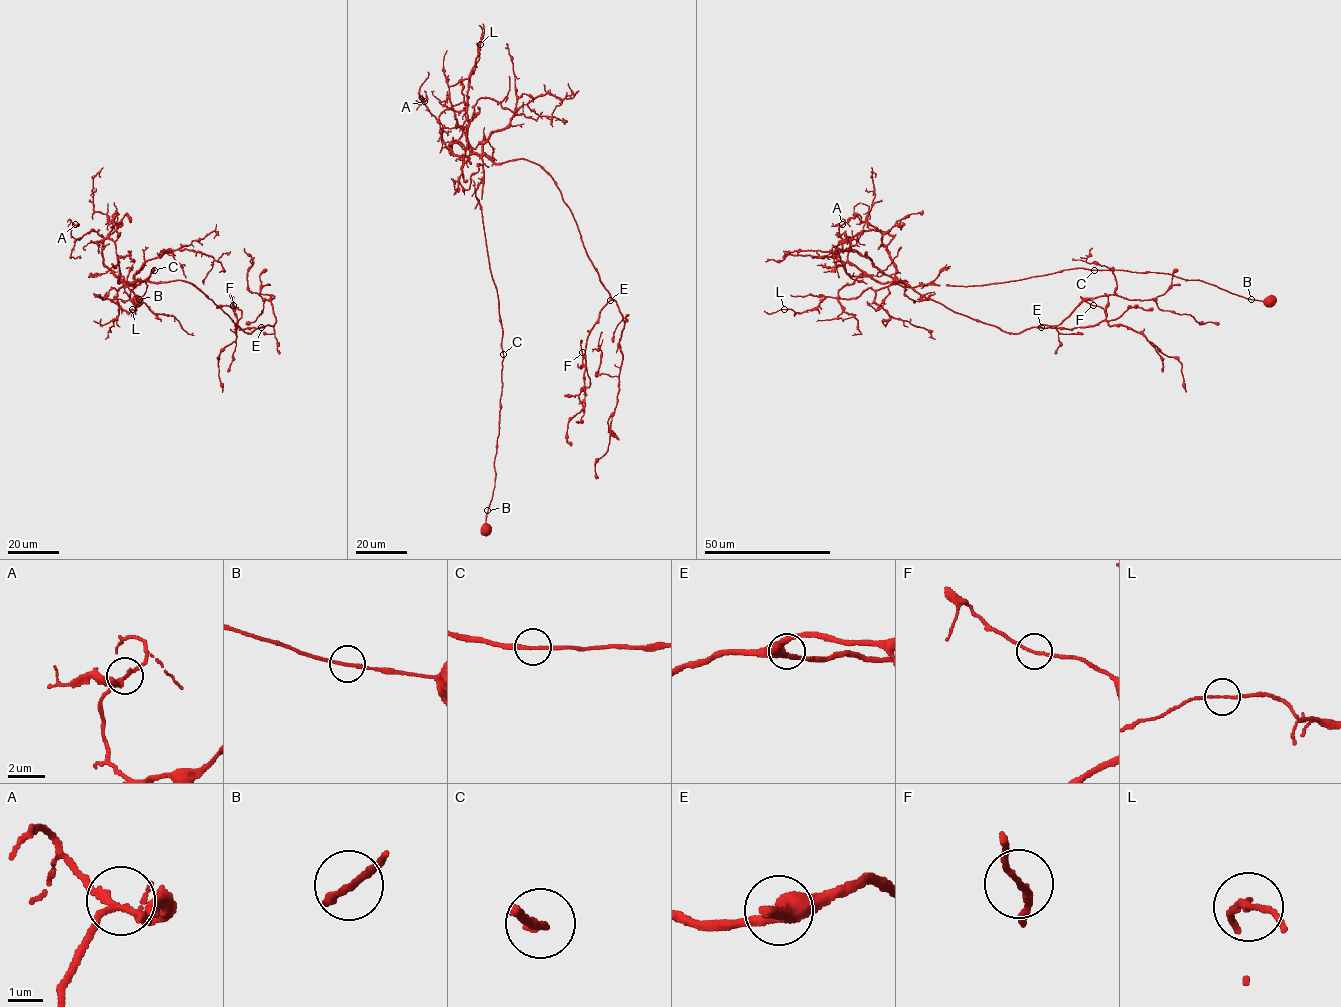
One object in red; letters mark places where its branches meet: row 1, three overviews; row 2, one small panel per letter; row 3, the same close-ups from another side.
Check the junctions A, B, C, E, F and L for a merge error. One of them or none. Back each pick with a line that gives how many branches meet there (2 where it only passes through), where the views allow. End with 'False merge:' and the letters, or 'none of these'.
False merge: none of these

